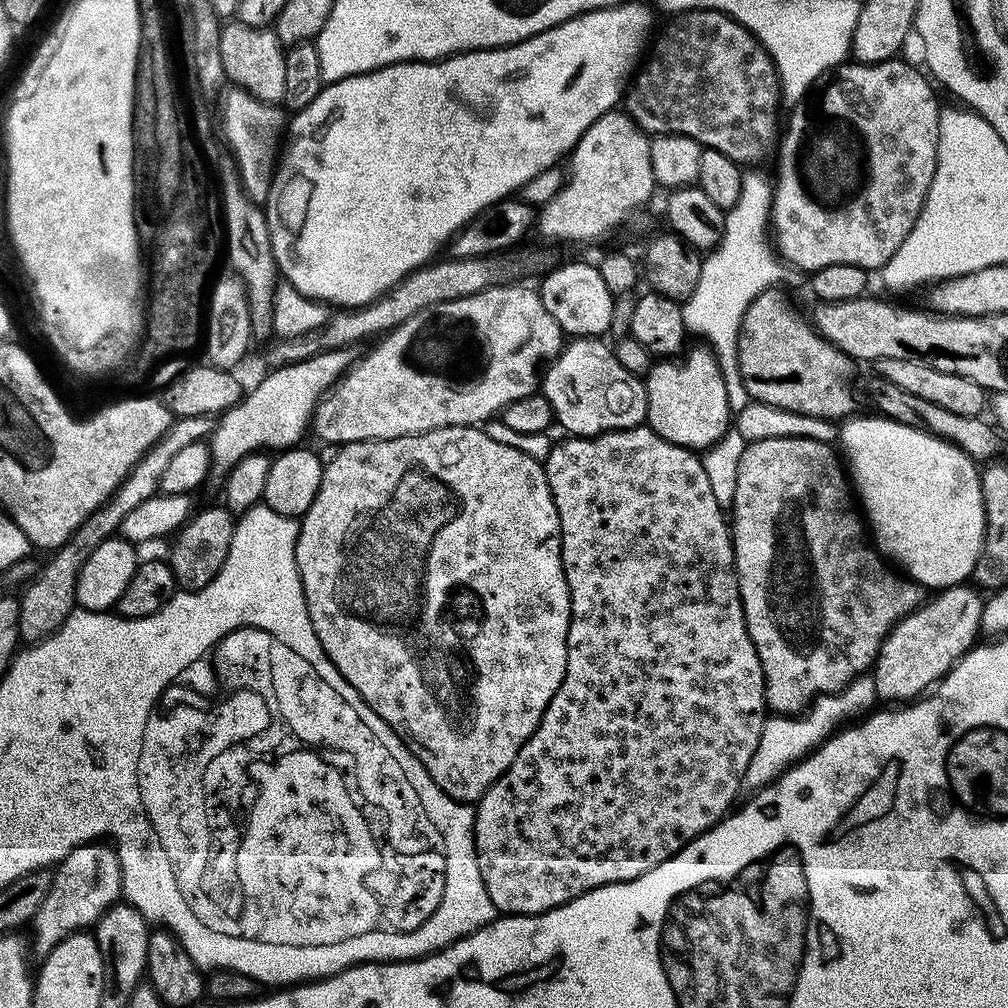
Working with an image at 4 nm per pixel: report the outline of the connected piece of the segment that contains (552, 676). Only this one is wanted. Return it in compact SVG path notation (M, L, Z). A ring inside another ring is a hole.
M478 426L439 428L418 435L406 435L402 438L363 440L358 443L343 444L335 452L337 453L334 458L329 459L325 465L322 486L318 490L310 510L306 510L306 514L299 517L298 520L300 533L296 539L296 565L306 598L309 620L313 622L314 634L318 634L318 642L322 642L322 650L328 655L330 662L338 670L338 674L342 674L342 678L346 678L346 682L350 682L350 686L354 686L354 690L358 690L358 694L362 694L362 698L368 703L370 710L374 710L374 714L378 714L378 718L382 718L382 722L386 722L386 726L390 726L390 730L394 730L394 734L398 734L398 738L402 738L402 742L416 755L418 762L422 762L422 766L426 766L426 774L430 774L430 778L434 778L437 786L455 800L479 801L480 797L484 795L484 791L513 764L520 747L532 737L534 730L540 724L540 719L550 698L554 698L554 694L558 690L558 686L562 686L562 678L566 674L568 623L572 617L572 607L560 549L560 519L558 510L554 506L554 498L550 494L543 463L530 458L530 454L522 454L522 450L518 450L514 446L494 442L494 438L487 436L484 430Z

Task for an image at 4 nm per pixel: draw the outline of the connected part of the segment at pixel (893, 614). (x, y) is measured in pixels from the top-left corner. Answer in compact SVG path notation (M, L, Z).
M772 437L761 441L747 443L741 462L738 464L737 486L734 489L733 502L730 507L730 531L732 549L736 559L736 577L742 610L746 618L746 630L750 634L750 642L754 642L754 650L758 650L758 658L762 662L764 675L764 703L776 714L800 714L811 705L817 696L841 692L851 680L865 675L876 662L882 642L890 634L890 630L903 616L908 616L915 608L920 607L926 599L925 589L914 580L908 579L895 567L890 566L875 547L870 543L866 531L866 520L854 499L849 477L841 457L832 453L833 445L816 441L810 437Z

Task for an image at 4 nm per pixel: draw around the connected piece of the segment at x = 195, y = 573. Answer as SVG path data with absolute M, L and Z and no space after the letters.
M204 508L192 514L187 521L171 537L172 549L166 553L168 565L176 579L177 589L185 592L197 592L210 582L222 570L226 562L226 554L230 554L230 542L234 542L237 517L228 508Z

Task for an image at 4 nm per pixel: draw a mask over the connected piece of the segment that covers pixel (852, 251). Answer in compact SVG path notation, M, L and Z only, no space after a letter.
M900 59L883 60L877 64L845 62L839 65L803 101L802 107L804 109L800 109L800 106L793 107L796 109L793 110L792 117L788 120L788 129L786 127L783 129L782 135L778 140L778 152L780 150L780 185L779 182L775 185L775 195L772 197L772 212L770 215L770 228L774 233L775 251L793 269L805 268L805 273L808 274L835 264L853 264L865 270L873 270L872 268L876 268L876 270L883 269L884 263L896 253L898 246L902 246L902 242L906 242L914 222L919 218L922 206L928 197L932 179L936 173L942 104L936 101L936 96L932 93L933 85L930 83L929 77L923 71L920 73L918 69L911 68L906 61Z

